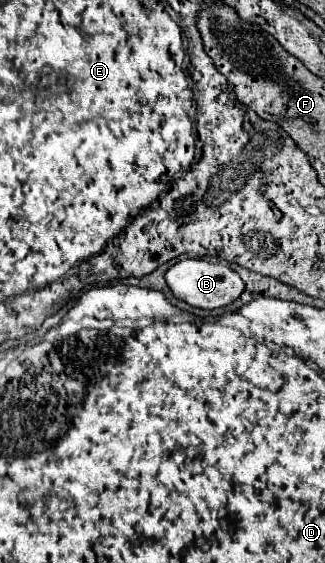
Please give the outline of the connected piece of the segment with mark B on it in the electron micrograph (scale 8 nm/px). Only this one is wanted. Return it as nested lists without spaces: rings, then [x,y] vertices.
[[[179,260],[177,264],[173,264],[167,274],[165,280],[169,284],[169,288],[173,290],[175,298],[195,306],[195,308],[203,308],[203,310],[215,310],[215,308],[223,308],[233,304],[245,290],[245,284],[241,280],[241,276],[237,272],[233,272],[229,266],[223,264],[213,264],[213,262],[205,262],[205,260]]]

